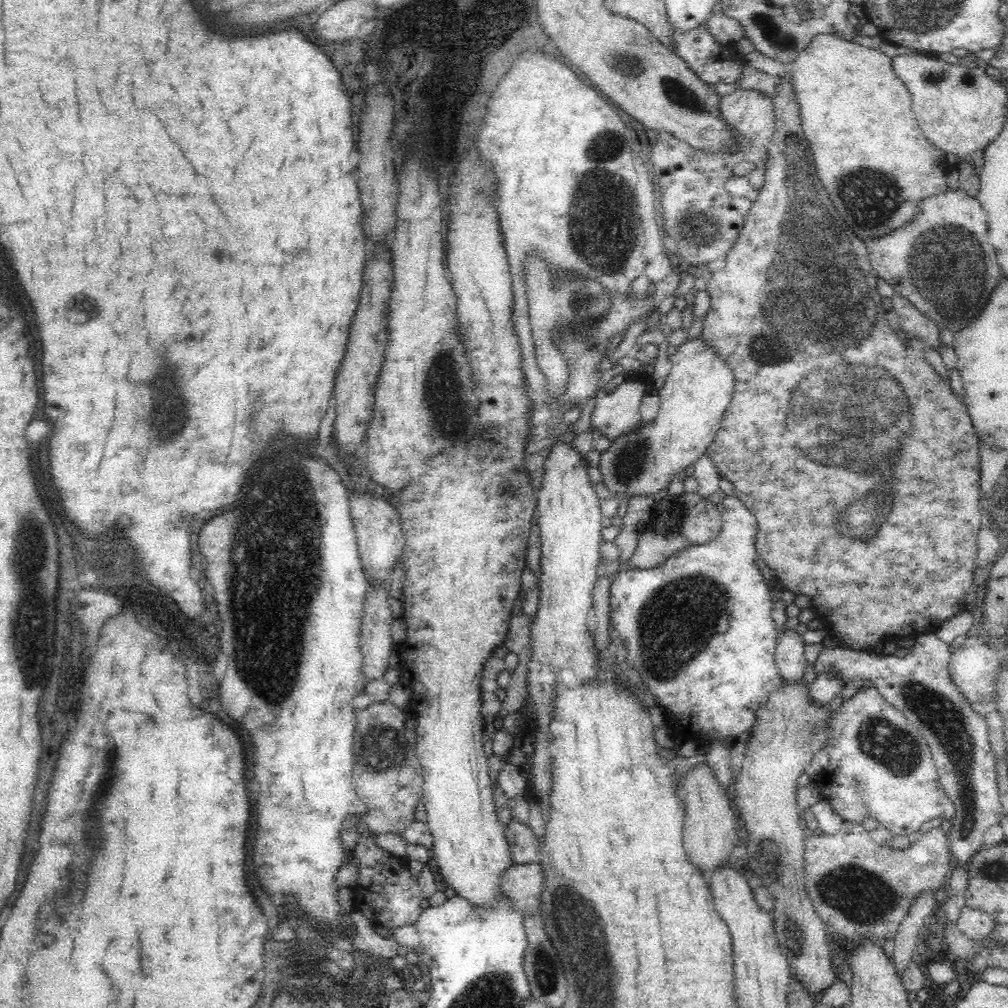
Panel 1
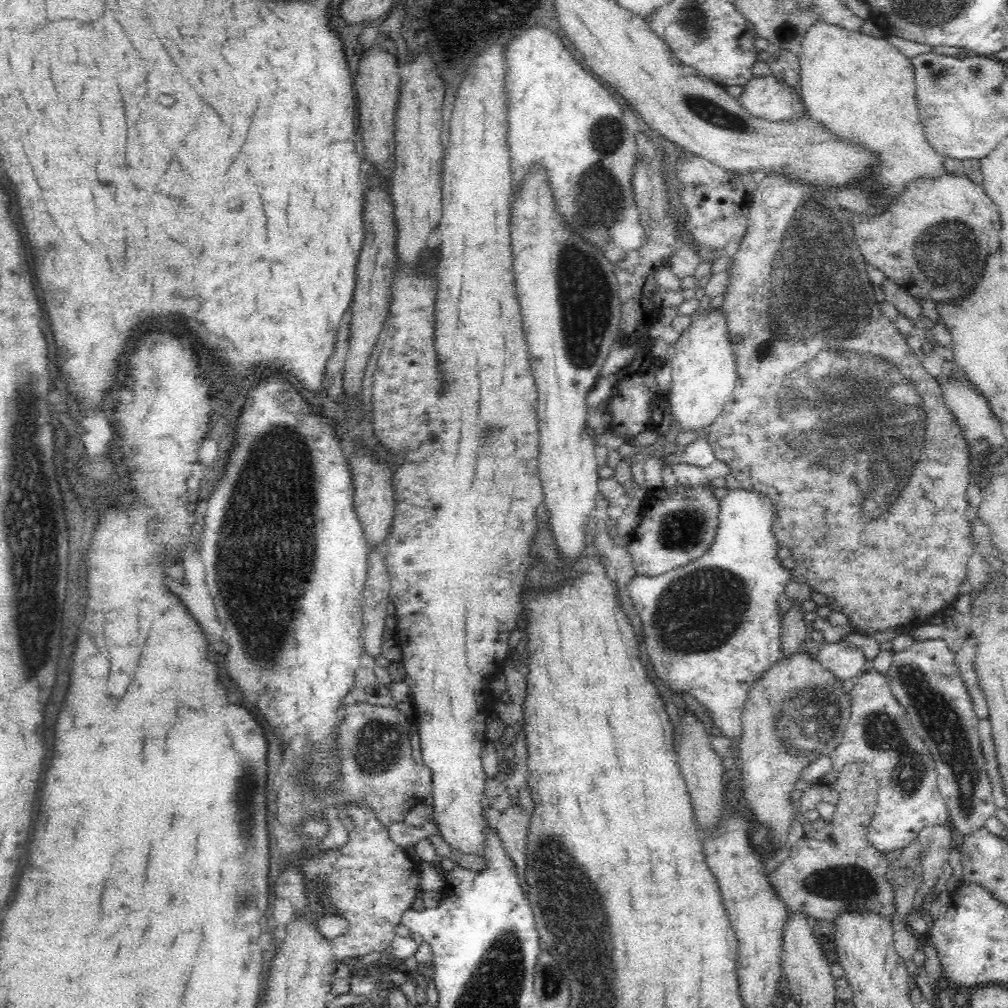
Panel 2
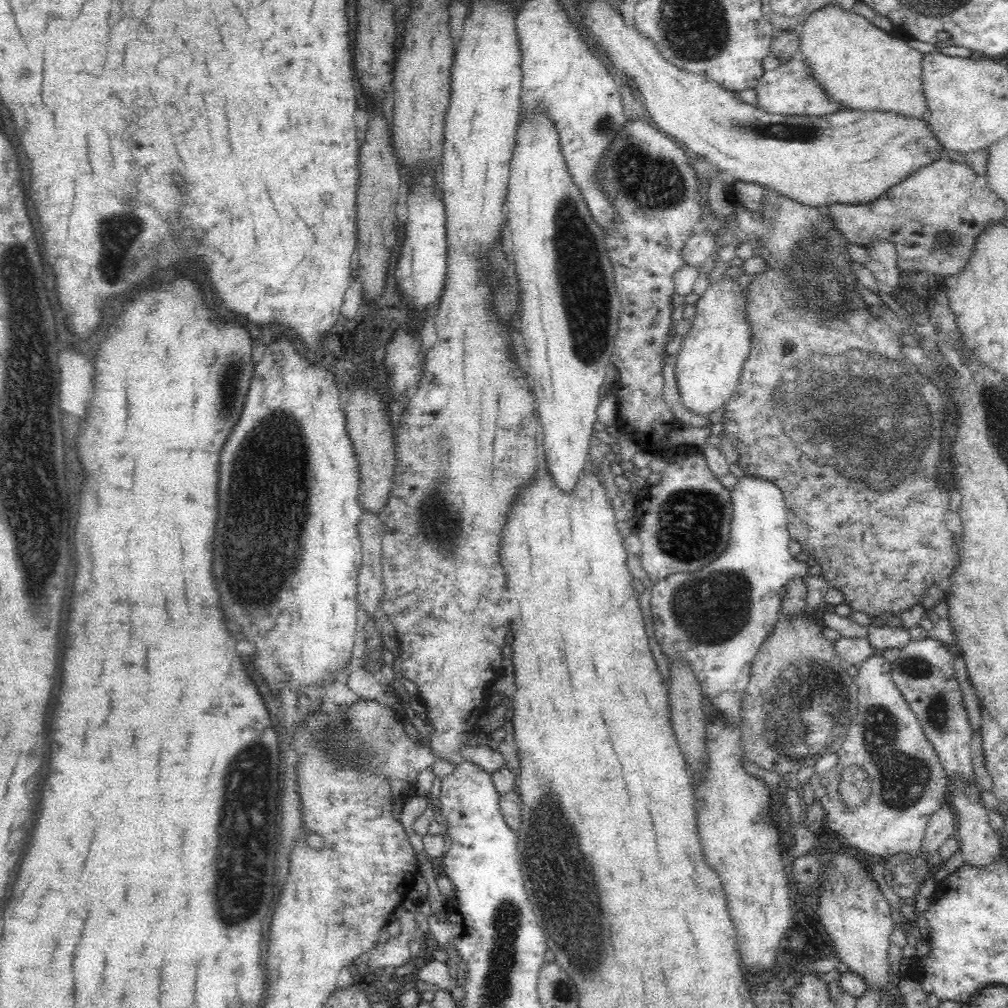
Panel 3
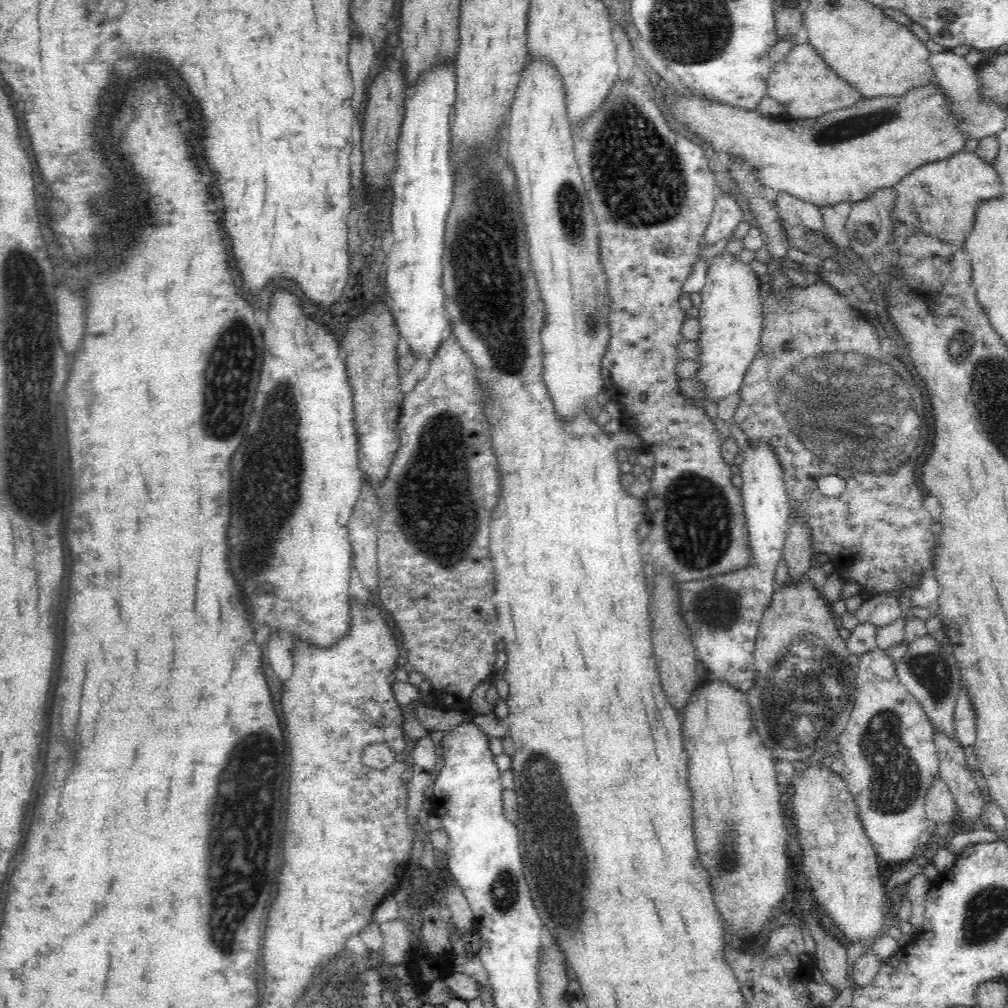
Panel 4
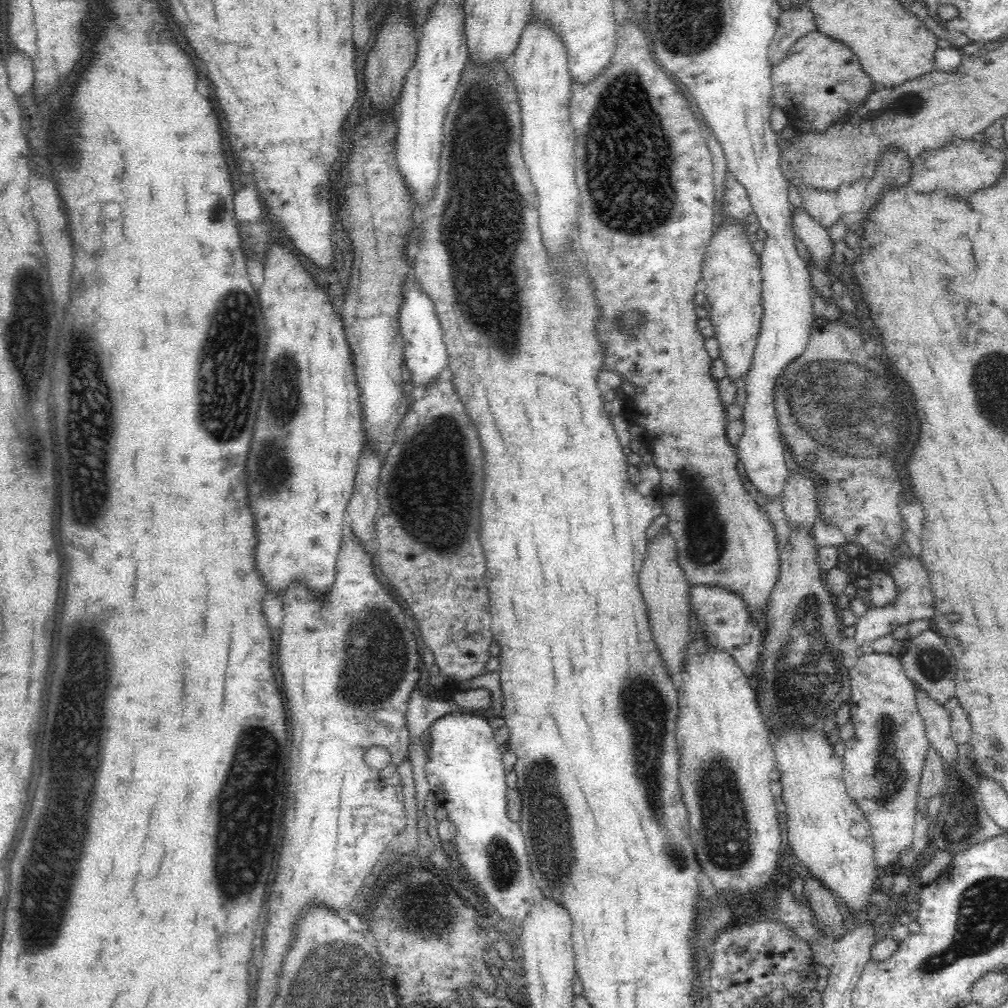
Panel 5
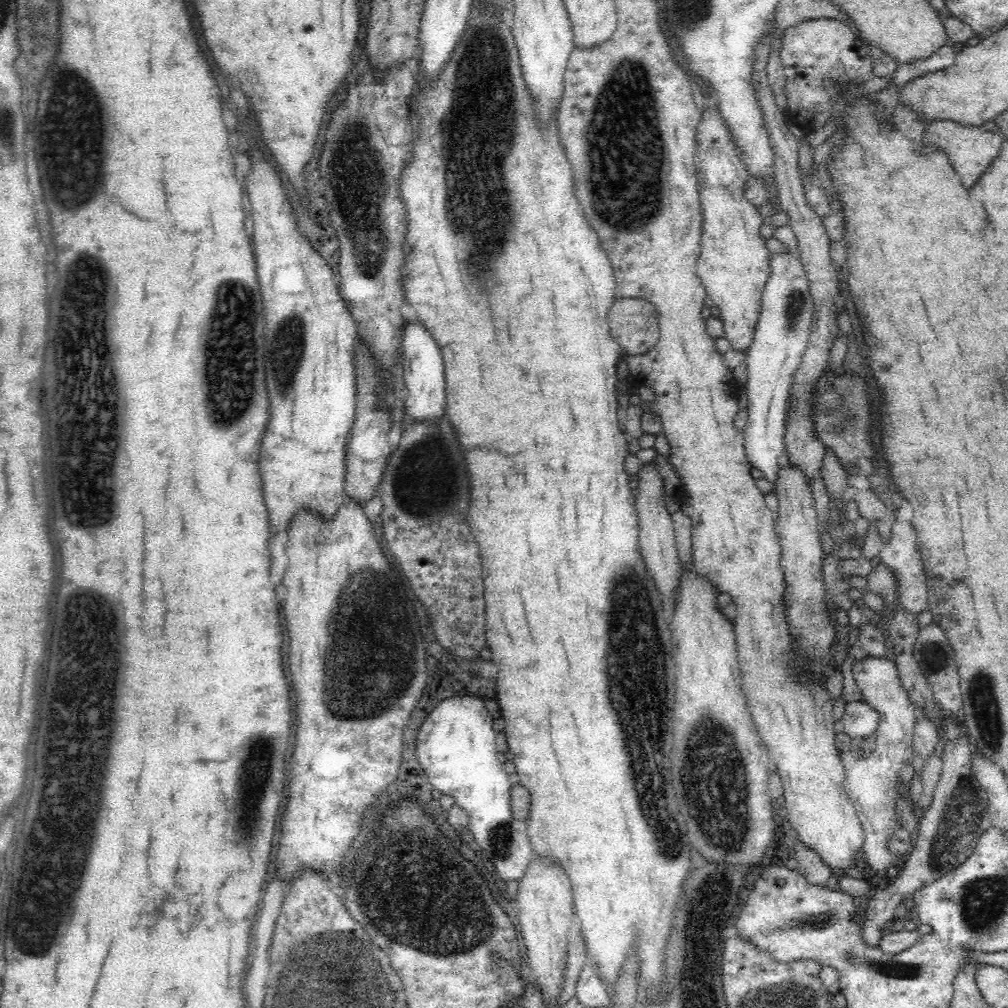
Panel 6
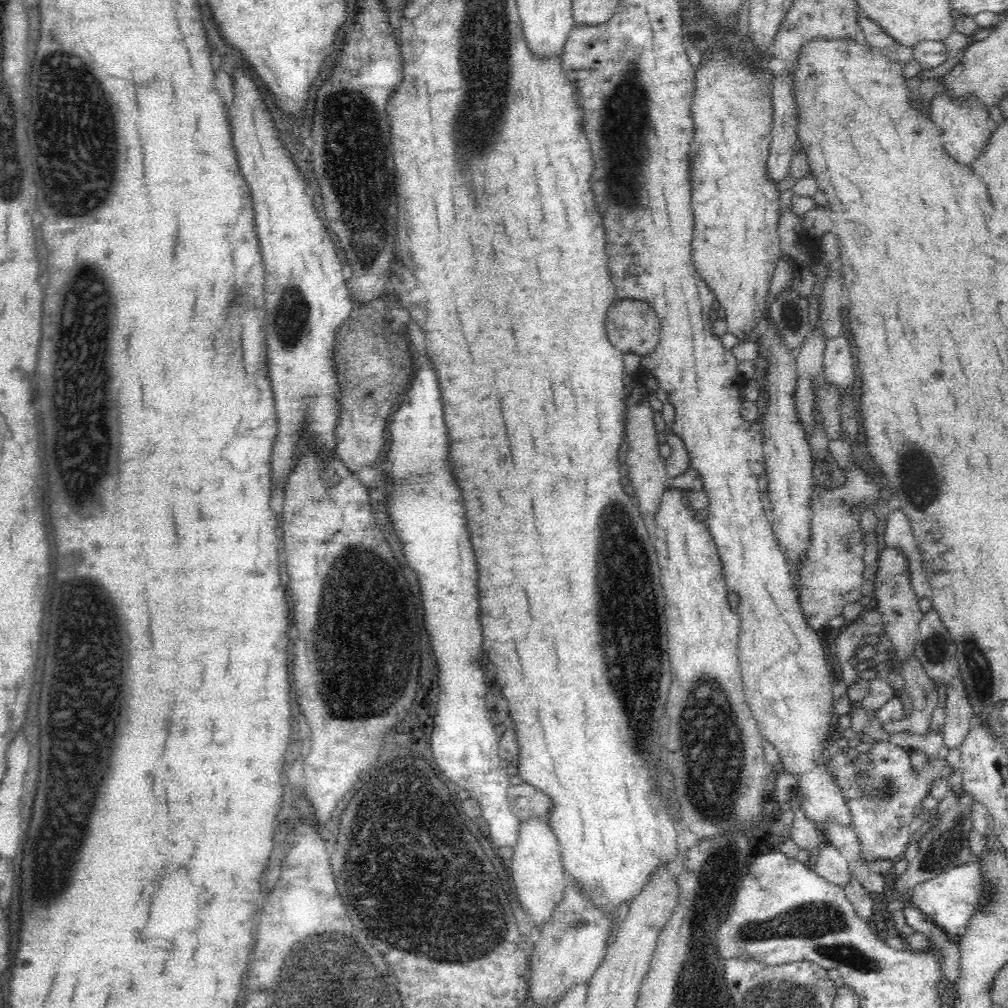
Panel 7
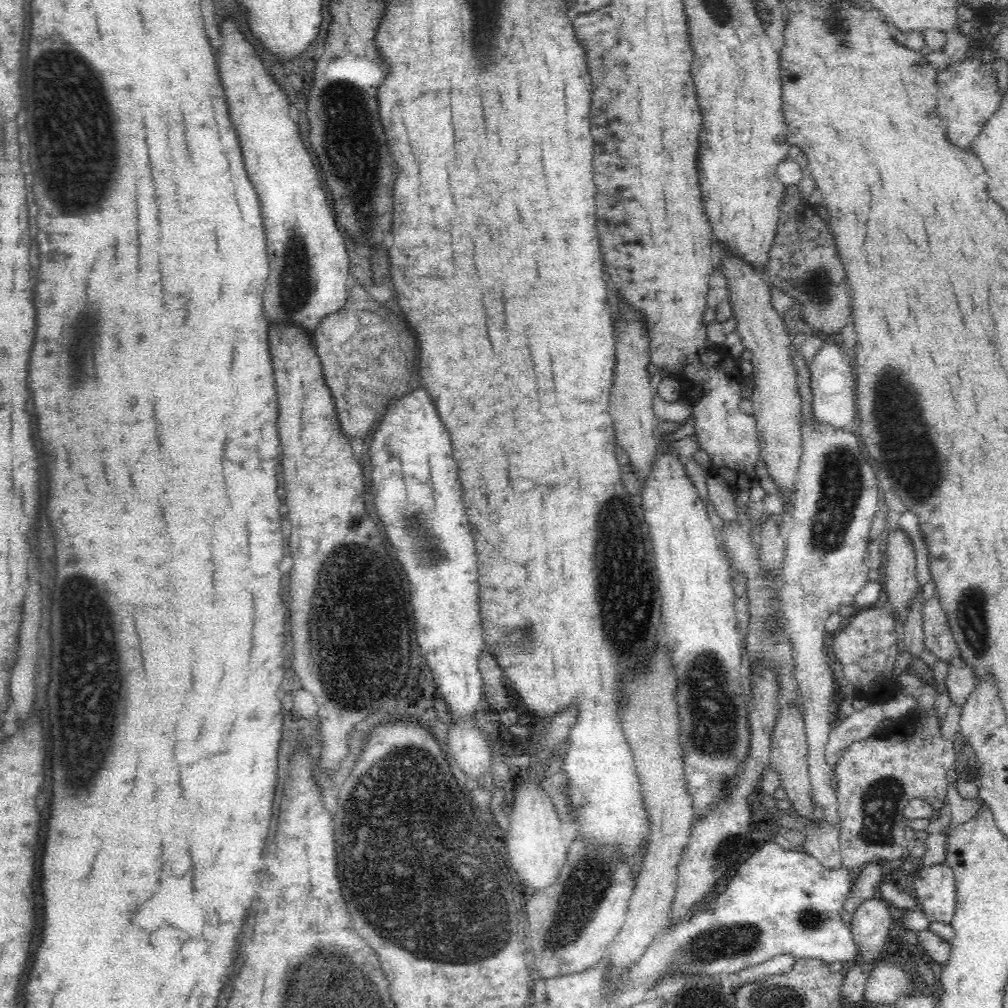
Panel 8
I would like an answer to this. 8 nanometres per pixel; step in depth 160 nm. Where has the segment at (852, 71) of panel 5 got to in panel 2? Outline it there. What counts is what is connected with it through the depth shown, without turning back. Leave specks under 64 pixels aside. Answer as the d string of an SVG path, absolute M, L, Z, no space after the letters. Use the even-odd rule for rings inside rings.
M774 75L752 77L736 98L742 108L754 117L770 122L782 122L806 115L803 102L796 89L778 81Z

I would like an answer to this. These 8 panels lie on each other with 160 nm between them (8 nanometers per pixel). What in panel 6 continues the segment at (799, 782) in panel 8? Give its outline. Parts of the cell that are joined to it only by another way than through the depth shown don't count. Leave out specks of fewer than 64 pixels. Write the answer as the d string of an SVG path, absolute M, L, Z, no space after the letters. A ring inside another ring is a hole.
M794 837L796 844L796 861L798 861L798 873L813 886L827 888L828 881L832 878L833 871L810 848L803 846Z

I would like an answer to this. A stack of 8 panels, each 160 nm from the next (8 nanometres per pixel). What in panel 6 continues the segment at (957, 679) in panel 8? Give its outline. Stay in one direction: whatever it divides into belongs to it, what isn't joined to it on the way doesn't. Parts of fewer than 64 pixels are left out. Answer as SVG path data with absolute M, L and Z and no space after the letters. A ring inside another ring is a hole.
M962 732L960 740L946 742L941 777L930 806L918 818L919 828L914 837L913 849L903 858L898 878L884 890L878 889L872 896L859 924L860 935L866 945L877 946L882 934L890 929L889 926L895 919L896 907L903 904L904 899L965 862L975 853L978 840L990 828L994 828L987 813L986 791L973 775L973 747L968 735Z

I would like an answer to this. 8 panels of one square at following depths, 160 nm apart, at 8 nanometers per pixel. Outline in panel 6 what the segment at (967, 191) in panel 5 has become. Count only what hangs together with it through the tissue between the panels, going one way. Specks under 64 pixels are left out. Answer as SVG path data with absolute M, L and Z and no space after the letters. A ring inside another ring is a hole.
M932 121L923 134L924 144L942 149L948 154L948 160L954 164L956 172L962 176L960 182L964 184L964 188L970 188L972 184L976 184L976 180L990 166L992 158L998 156L1003 142L1004 139L1000 133L991 133L982 130L980 127L959 125L952 121Z

